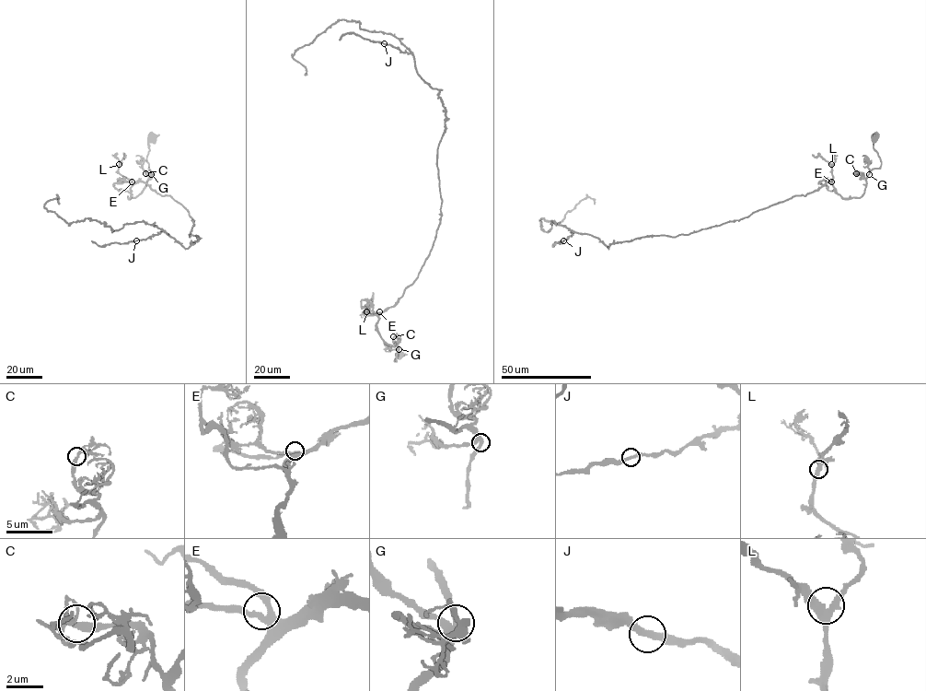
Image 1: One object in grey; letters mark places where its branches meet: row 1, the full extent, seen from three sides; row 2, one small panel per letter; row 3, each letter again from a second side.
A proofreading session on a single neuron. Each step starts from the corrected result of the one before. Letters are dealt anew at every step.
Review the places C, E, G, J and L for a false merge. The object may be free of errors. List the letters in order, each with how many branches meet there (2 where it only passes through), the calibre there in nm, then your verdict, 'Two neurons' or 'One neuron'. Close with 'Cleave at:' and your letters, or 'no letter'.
C: Branches: 3. Thickness 260 nm. One neuron
E: Branches: 3. Thickness 240 nm. One neuron
G: Branches: 3. Thickness 280 nm. One neuron
J: Branches: 2. Thickness 280 nm. One neuron
L: Branches: 3. Thickness 360 nm. One neuron
Cleave at: no letter

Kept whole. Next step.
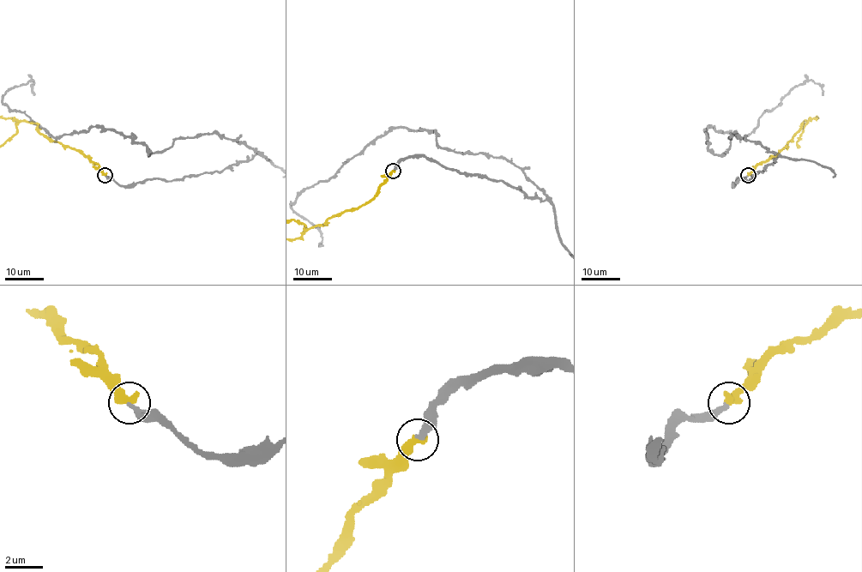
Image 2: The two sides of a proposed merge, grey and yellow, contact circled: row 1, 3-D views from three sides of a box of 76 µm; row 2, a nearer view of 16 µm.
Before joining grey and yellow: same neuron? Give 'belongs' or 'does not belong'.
belongs

